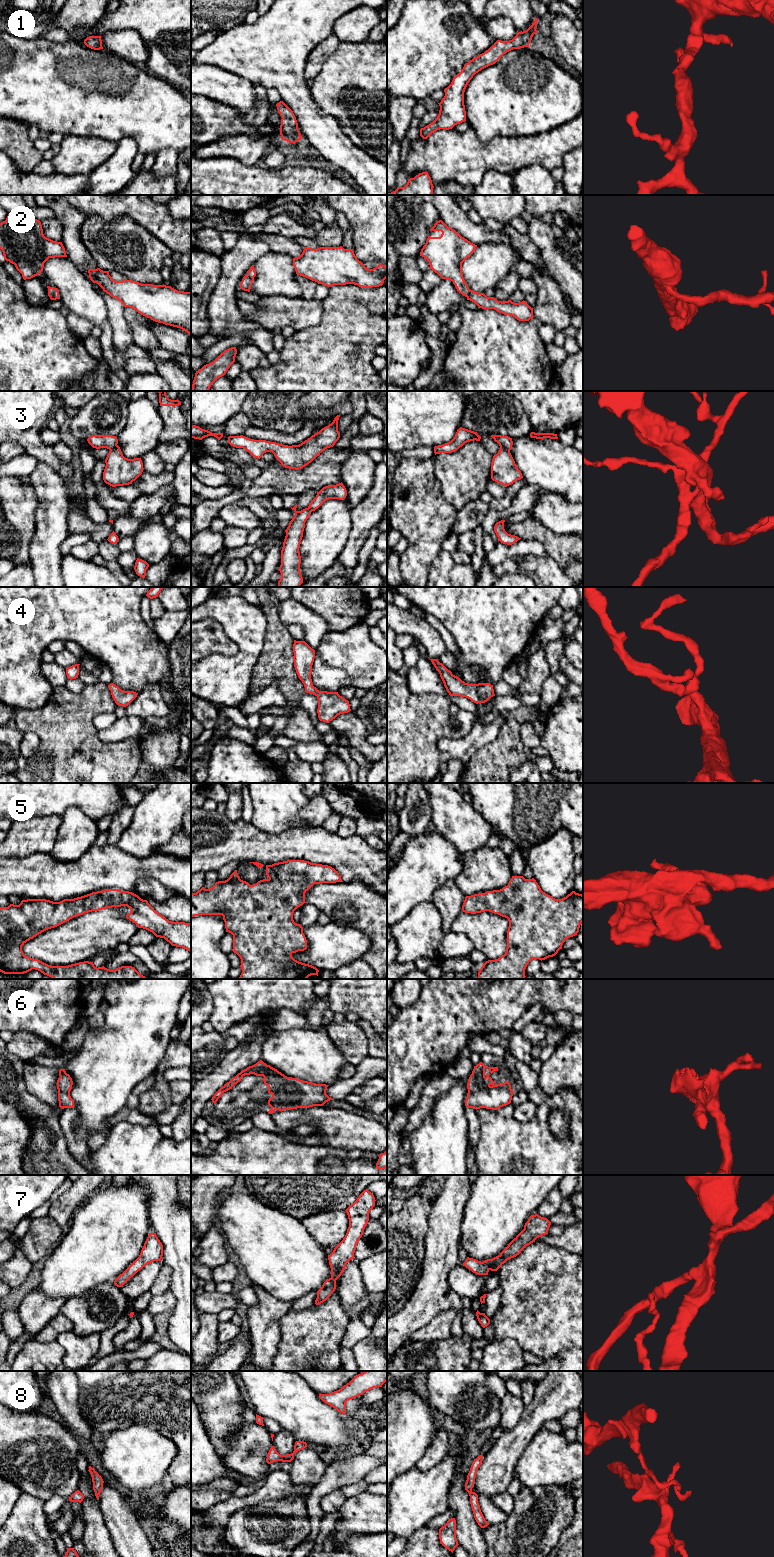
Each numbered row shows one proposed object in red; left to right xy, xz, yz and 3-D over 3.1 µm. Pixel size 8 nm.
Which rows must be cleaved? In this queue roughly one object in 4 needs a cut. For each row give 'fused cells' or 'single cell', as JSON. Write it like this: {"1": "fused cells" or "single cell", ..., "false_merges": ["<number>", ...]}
{"1": "single cell", "2": "single cell", "3": "fused cells", "4": "single cell", "5": "single cell", "6": "single cell", "7": "single cell", "8": "fused cells", "false_merges": ["3", "8"]}

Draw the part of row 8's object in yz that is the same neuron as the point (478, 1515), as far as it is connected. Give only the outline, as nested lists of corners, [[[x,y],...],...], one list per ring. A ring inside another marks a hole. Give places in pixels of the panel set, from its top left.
[[[470,1492],[469,1496],[470,1496],[470,1504],[471,1504],[472,1511],[473,1511],[476,1522],[481,1528],[487,1527],[490,1523],[488,1523],[485,1520],[481,1512],[480,1505],[478,1503],[478,1495],[475,1492]]]

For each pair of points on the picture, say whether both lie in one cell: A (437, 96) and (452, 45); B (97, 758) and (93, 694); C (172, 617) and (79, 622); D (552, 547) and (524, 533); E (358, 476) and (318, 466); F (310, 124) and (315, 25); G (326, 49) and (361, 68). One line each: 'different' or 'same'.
A: different
B: same
C: different
D: same
E: different
F: same
G: different

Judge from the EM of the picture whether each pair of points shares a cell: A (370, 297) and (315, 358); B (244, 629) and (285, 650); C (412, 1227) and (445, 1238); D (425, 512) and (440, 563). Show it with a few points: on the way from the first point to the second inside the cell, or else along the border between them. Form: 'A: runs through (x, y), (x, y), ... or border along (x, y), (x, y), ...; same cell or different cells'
A: runs through (361, 312), (330, 343); same cell
B: border along (264, 615), (266, 630), (263, 648), (256, 661); different cells
C: border along (431, 1209), (424, 1241), (424, 1255); different cells
D: border along (442, 548), (432, 562), (427, 575); different cells

